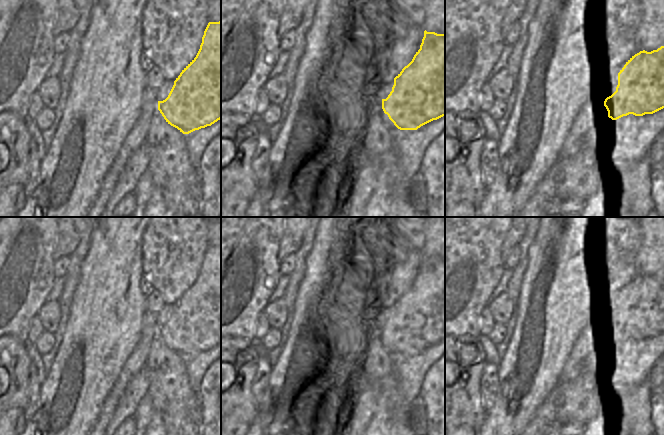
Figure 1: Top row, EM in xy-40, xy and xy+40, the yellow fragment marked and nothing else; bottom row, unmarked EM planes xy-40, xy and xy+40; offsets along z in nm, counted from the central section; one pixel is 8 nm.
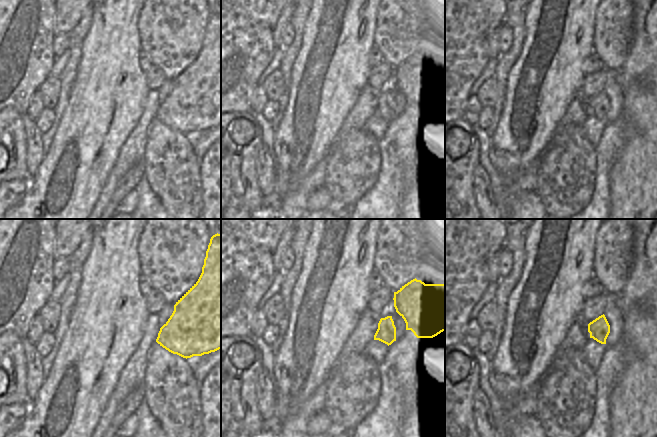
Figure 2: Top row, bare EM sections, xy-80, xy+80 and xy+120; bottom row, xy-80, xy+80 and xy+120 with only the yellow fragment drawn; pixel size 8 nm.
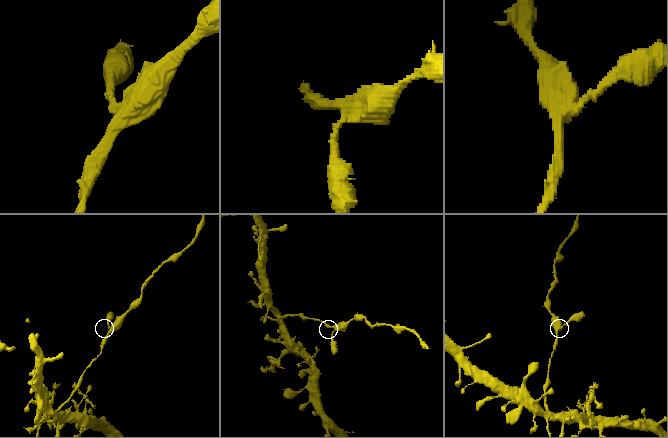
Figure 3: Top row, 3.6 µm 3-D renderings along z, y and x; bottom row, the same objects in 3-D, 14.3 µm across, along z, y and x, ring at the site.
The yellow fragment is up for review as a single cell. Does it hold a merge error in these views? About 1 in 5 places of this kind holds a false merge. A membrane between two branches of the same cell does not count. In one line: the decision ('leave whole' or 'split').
leave whole

